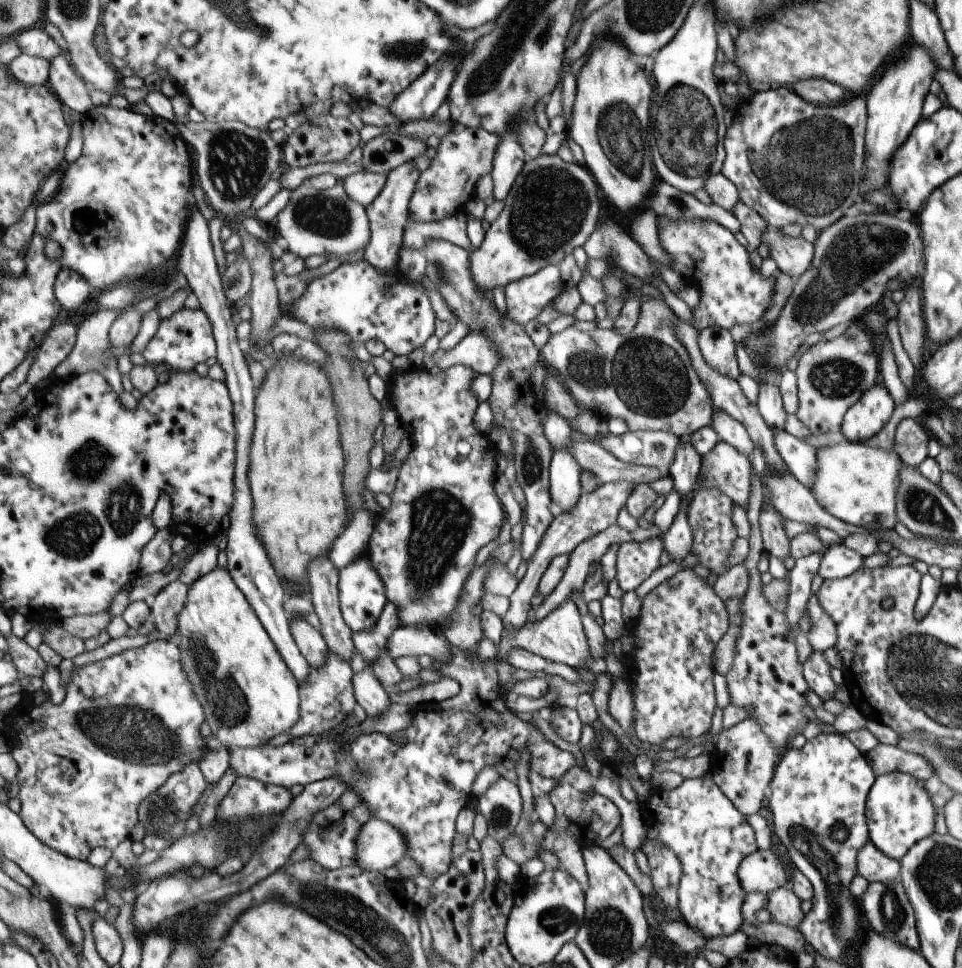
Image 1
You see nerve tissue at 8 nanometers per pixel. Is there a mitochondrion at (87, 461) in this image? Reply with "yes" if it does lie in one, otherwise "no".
yes

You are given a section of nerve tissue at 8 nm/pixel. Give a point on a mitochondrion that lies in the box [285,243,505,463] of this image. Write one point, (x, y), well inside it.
(443, 272)

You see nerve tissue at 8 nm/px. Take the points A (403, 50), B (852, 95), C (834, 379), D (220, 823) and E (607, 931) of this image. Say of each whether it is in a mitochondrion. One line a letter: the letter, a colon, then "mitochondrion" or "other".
A: mitochondrion
B: other
C: mitochondrion
D: other
E: mitochondrion

